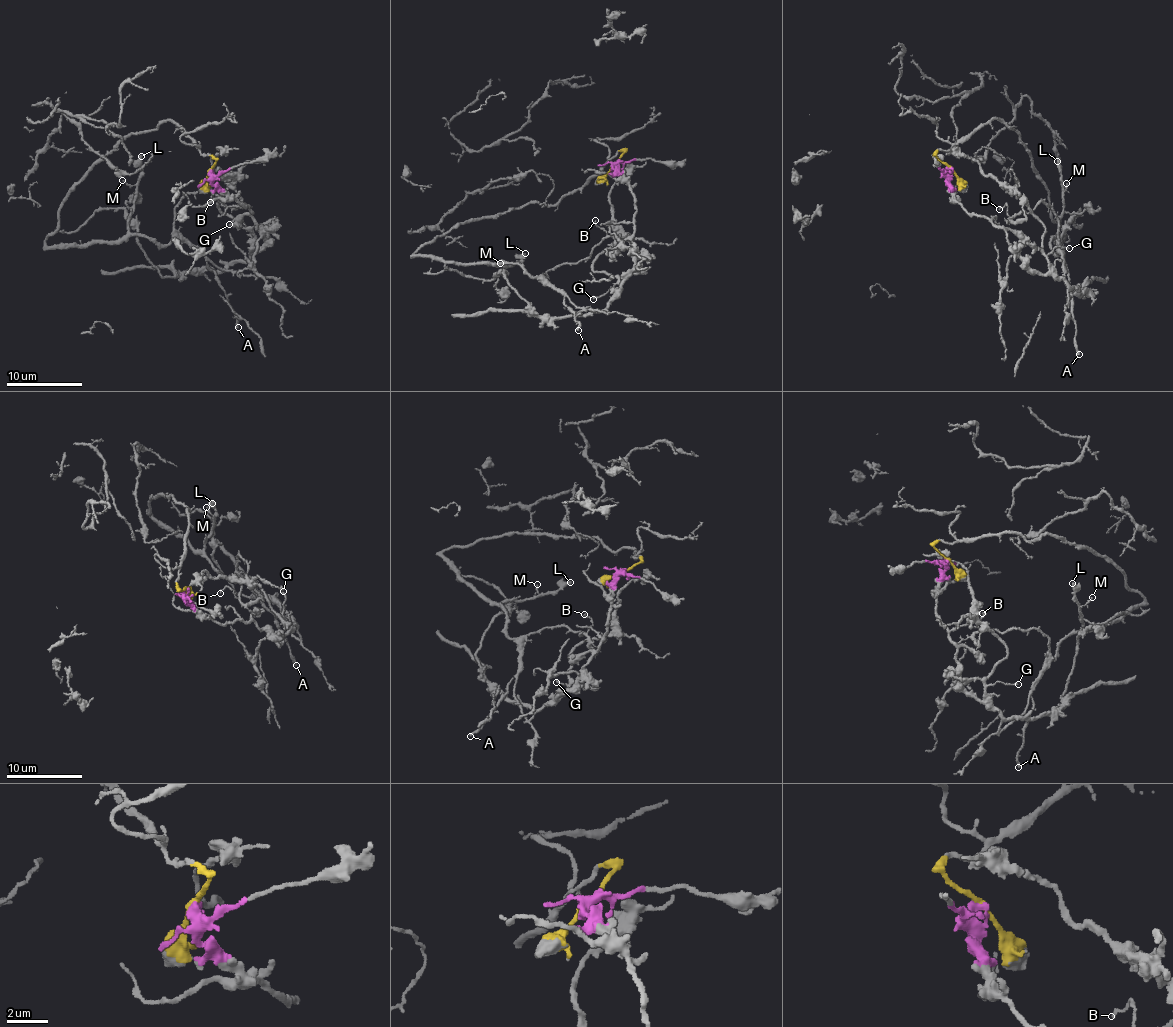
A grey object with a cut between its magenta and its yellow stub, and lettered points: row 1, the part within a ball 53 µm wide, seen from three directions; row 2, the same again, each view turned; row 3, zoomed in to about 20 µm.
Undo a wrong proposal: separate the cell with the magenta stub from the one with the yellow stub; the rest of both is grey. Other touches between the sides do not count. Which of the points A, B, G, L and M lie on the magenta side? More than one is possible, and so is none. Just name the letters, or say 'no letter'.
G

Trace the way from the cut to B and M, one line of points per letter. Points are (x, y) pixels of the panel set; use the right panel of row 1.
B: (950, 168), (938, 151), (996, 118), (1012, 127), (1060, 224), (1057, 253), (1049, 206), (998, 209)
M: (950, 168), (938, 151), (996, 118), (1012, 127), (1047, 192), (1051, 218), (1062, 231), (1058, 243), (1066, 183)

